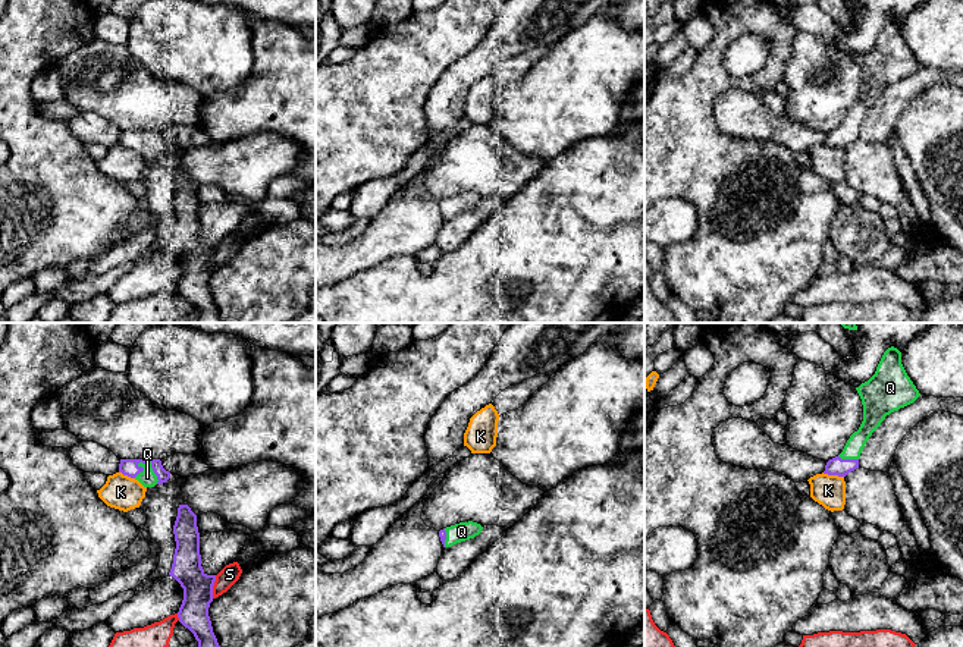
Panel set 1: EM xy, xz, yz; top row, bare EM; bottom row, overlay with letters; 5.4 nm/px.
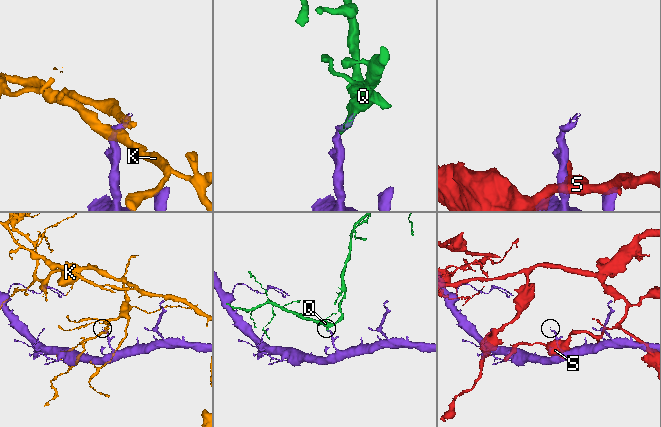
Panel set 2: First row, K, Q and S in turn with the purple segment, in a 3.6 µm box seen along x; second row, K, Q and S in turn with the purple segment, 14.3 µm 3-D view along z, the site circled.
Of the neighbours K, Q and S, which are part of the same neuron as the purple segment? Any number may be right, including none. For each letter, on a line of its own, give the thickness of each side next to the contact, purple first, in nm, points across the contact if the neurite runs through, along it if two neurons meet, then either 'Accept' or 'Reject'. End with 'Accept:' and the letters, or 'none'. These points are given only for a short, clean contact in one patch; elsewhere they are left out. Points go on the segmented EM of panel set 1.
K: Thickness 100 nm (purple) against 180 nm. Reject
Q: Thickness 100 nm (purple) against 90 nm. Path across: xy (128, 467), (147, 461), (151, 467), (147, 477). Accept
S: Thickness 170 nm (purple) against 100 nm. Reject
Accept: Q

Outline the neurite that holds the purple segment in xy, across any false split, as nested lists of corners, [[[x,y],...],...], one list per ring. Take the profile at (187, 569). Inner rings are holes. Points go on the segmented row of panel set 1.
[[[179,505],[173,534],[176,549],[169,575],[183,588],[179,622],[194,634],[198,647],[220,647],[208,616],[216,575],[207,575],[201,566],[197,515],[188,505]]]

